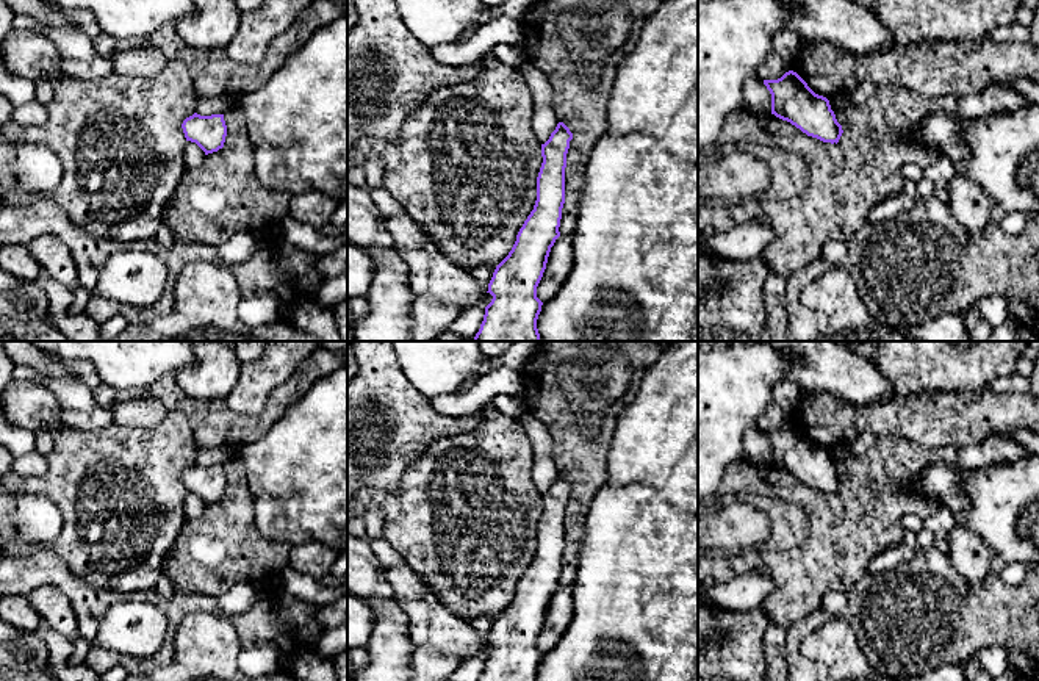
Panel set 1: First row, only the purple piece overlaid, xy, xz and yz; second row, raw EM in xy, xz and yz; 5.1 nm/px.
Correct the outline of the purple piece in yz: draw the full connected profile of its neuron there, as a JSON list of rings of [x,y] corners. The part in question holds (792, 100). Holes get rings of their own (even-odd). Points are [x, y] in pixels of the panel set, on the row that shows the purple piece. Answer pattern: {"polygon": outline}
{"polygon": [[[793,70],[778,80],[764,80],[771,94],[771,114],[790,122],[807,136],[837,144],[843,130],[829,100],[815,94]]]}

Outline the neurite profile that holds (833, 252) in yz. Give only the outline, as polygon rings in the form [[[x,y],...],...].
[[[831,240],[823,246],[820,258],[828,268],[840,266],[845,254],[847,254],[847,243],[839,240]]]

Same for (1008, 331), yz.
[[[1008,319],[992,329],[990,337],[986,341],[1016,341],[1020,324],[1014,319]]]

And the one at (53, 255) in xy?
[[[45,232],[27,244],[30,254],[41,265],[42,271],[61,282],[70,291],[80,286],[77,266],[67,244],[53,233]]]

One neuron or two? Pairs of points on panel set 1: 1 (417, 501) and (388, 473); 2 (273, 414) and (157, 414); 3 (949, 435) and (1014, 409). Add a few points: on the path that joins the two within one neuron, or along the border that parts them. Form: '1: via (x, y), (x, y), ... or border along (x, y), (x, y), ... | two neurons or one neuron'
1: border along (421, 454), (409, 465), (393, 492), (363, 489) | two neurons
2: border along (144, 393), (157, 398), (168, 410) | two neurons
3: via (964, 420), (981, 412), (999, 412) | one neuron

